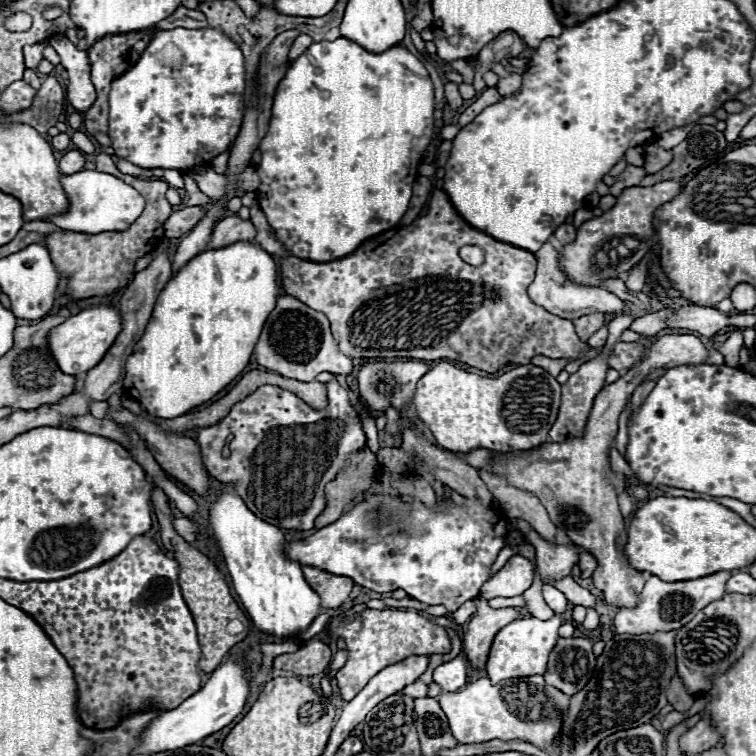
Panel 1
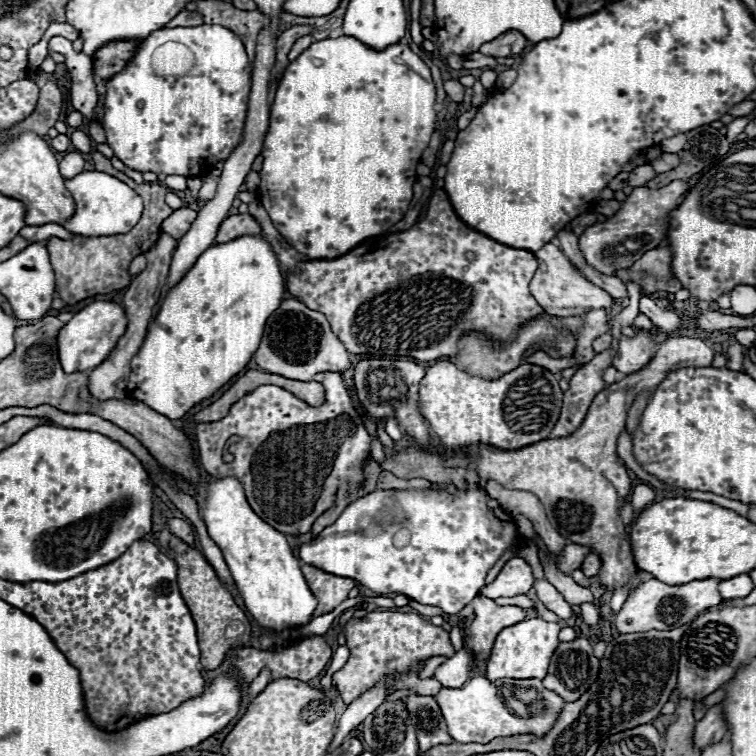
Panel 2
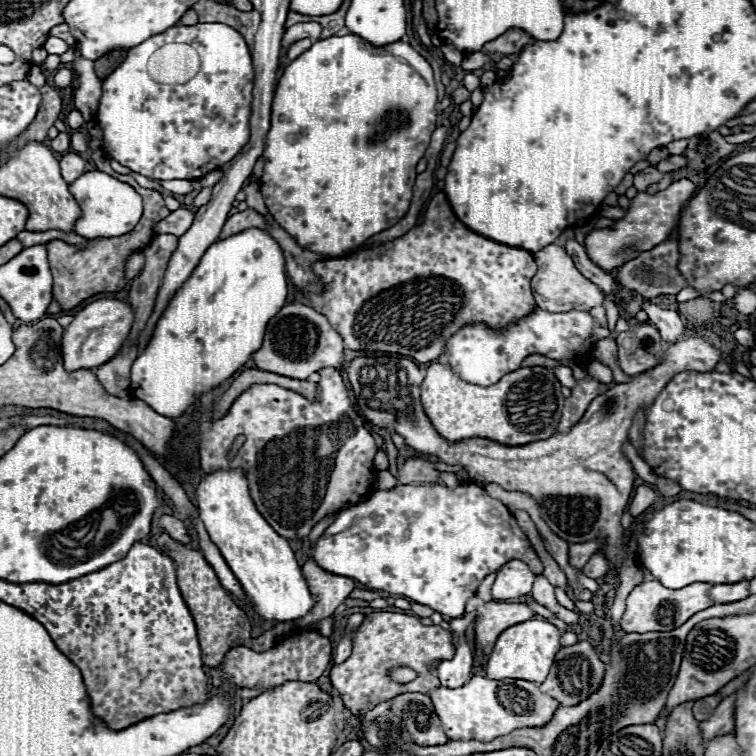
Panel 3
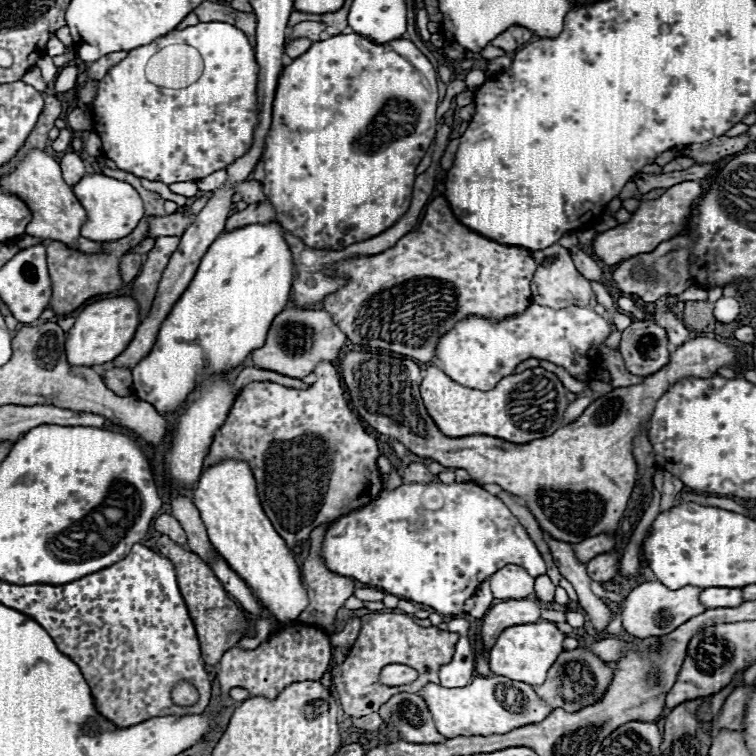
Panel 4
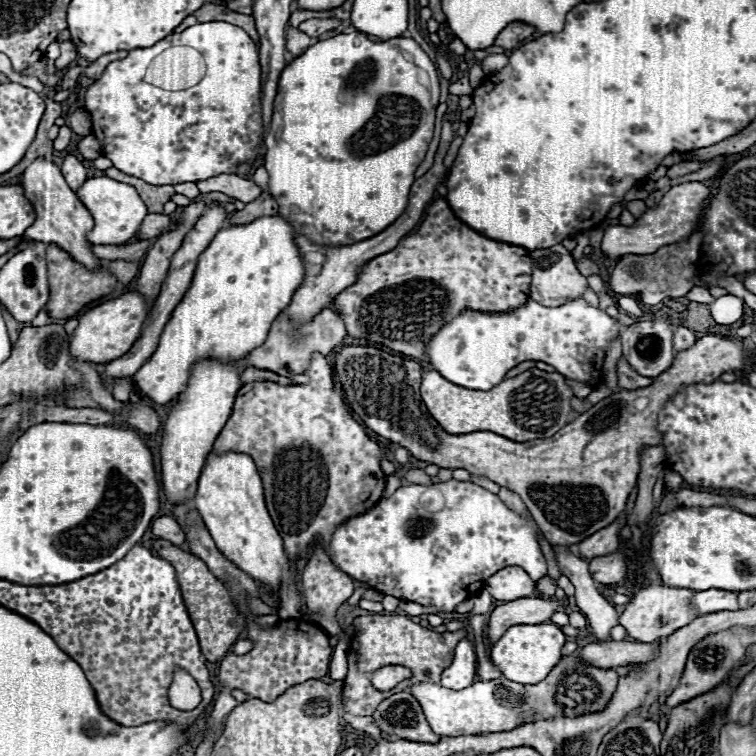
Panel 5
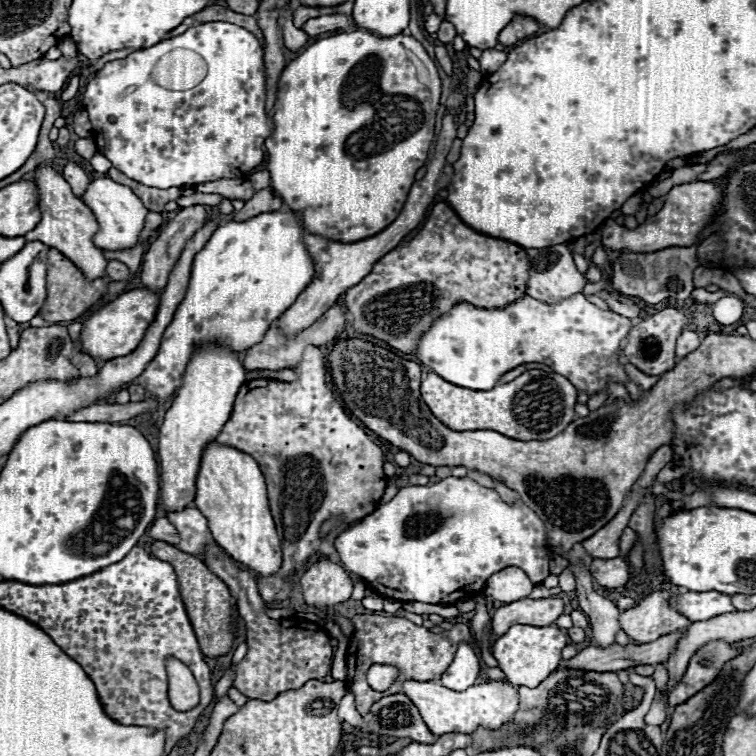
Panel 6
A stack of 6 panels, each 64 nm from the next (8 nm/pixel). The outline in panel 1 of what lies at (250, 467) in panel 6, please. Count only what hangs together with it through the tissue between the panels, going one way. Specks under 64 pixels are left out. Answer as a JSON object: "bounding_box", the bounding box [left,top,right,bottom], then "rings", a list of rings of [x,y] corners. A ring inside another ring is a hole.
{"bounding_box":[208,484,320,638],"rings":[[[230,484],[218,490],[208,520],[220,542],[232,586],[254,626],[276,638],[304,632],[320,614],[320,596],[304,580],[302,564],[286,558],[282,530],[252,514]]]}

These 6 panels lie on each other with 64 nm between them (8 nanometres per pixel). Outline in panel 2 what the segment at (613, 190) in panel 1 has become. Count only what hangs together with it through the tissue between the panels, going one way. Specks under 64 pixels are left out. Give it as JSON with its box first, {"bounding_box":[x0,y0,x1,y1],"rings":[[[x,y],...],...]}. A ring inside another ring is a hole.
{"bounding_box":[628,164,656,188],"rings":[[[644,164],[644,166],[638,166],[638,168],[634,168],[632,172],[630,172],[630,176],[628,176],[628,186],[632,186],[632,188],[636,188],[636,186],[644,186],[648,180],[652,180],[656,176],[656,172],[648,166],[648,164]]]}

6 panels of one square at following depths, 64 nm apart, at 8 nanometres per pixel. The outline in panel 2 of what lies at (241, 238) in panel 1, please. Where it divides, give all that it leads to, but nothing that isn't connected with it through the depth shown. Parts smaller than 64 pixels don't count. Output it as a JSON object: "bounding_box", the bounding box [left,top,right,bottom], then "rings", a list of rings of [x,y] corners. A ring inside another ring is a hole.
{"bounding_box":[214,214,260,244],"rings":[[[236,214],[236,216],[228,216],[220,224],[214,244],[224,244],[240,236],[256,236],[256,234],[260,234],[260,226],[256,224],[256,220],[250,214]]]}

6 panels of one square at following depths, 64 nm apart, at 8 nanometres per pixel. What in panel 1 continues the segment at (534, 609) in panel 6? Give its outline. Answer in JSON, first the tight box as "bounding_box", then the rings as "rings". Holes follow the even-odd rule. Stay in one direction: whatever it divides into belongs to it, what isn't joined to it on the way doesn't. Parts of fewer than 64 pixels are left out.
{"bounding_box":[462,598,520,668],"rings":[[[476,598],[476,614],[468,622],[468,630],[462,636],[462,654],[472,668],[484,668],[490,644],[504,624],[520,618],[516,608],[490,608],[484,598]]]}

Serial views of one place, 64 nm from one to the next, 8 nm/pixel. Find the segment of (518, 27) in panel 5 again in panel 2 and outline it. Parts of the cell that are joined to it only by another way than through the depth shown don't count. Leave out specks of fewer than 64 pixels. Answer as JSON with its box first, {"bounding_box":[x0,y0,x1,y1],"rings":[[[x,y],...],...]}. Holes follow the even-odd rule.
{"bounding_box":[480,30,528,58],"rings":[[[512,30],[512,32],[500,34],[500,36],[494,38],[492,42],[486,42],[486,44],[480,48],[480,52],[482,52],[484,56],[492,56],[492,58],[506,58],[506,56],[516,56],[516,54],[520,54],[520,52],[526,48],[526,44],[528,44],[528,40],[526,40],[520,32]]]}

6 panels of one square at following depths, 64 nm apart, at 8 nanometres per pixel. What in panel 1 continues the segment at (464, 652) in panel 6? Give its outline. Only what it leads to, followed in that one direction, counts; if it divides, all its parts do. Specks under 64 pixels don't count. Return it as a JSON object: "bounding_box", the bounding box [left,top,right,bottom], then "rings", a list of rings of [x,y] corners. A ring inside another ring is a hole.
{"bounding_box":[434,654,468,692],"rings":[[[460,654],[434,670],[434,682],[440,684],[444,692],[456,692],[466,684],[466,668],[468,660],[464,654]]]}

